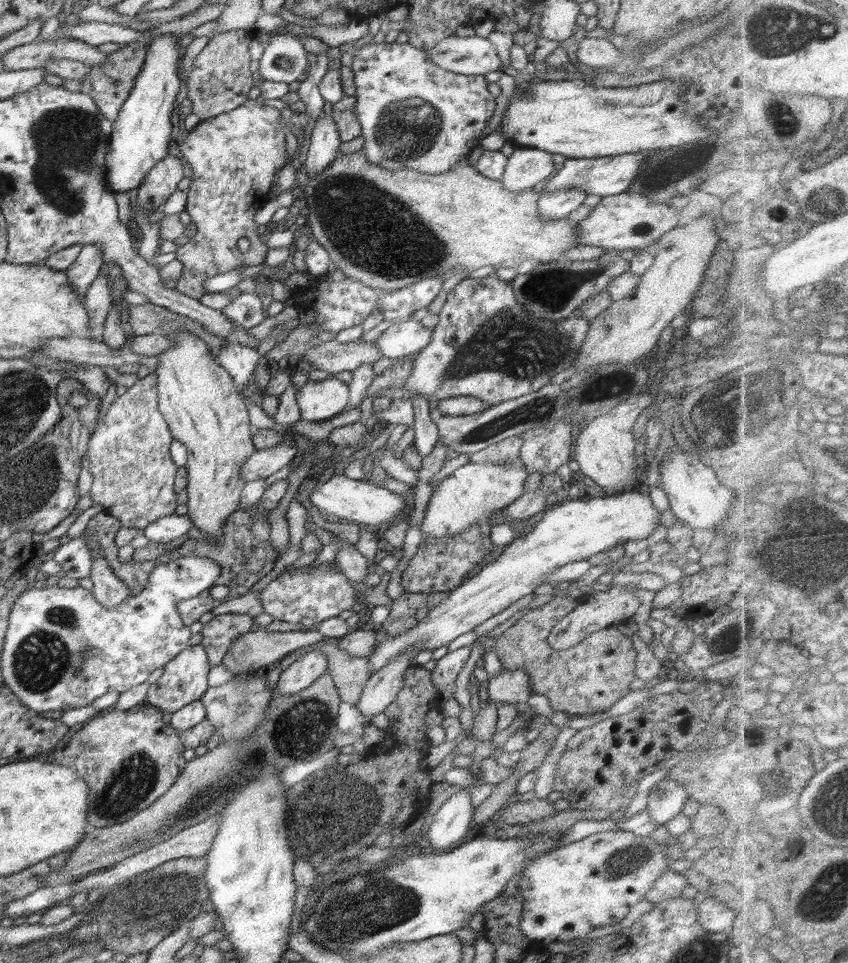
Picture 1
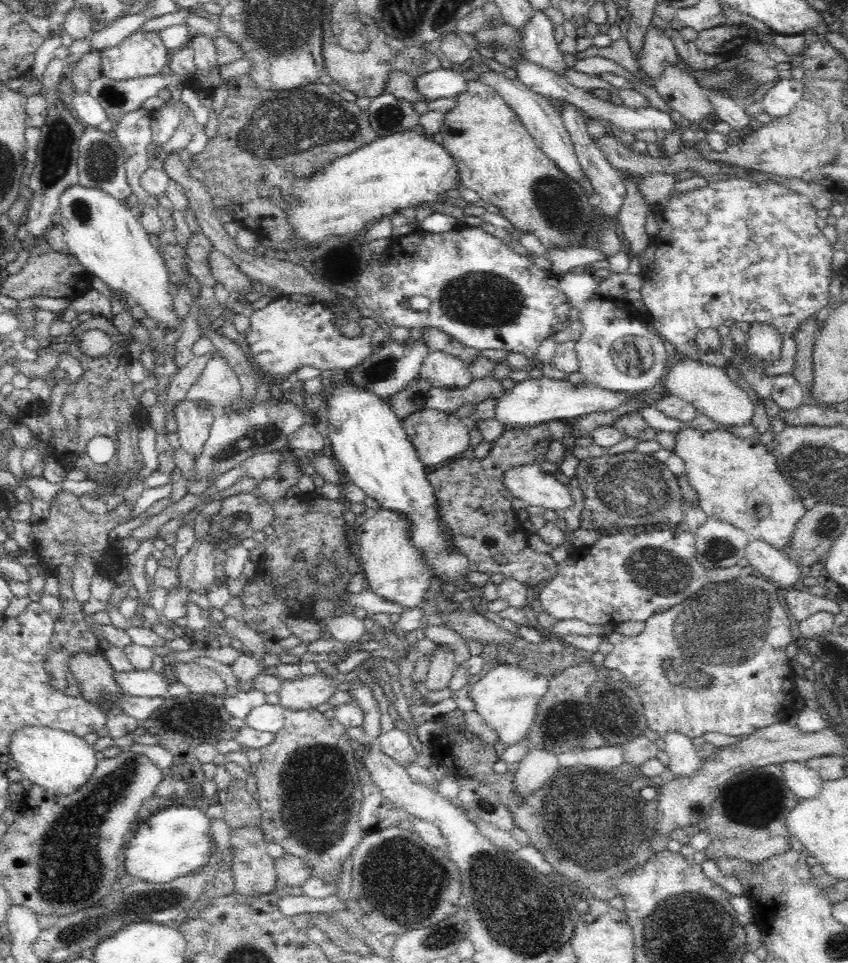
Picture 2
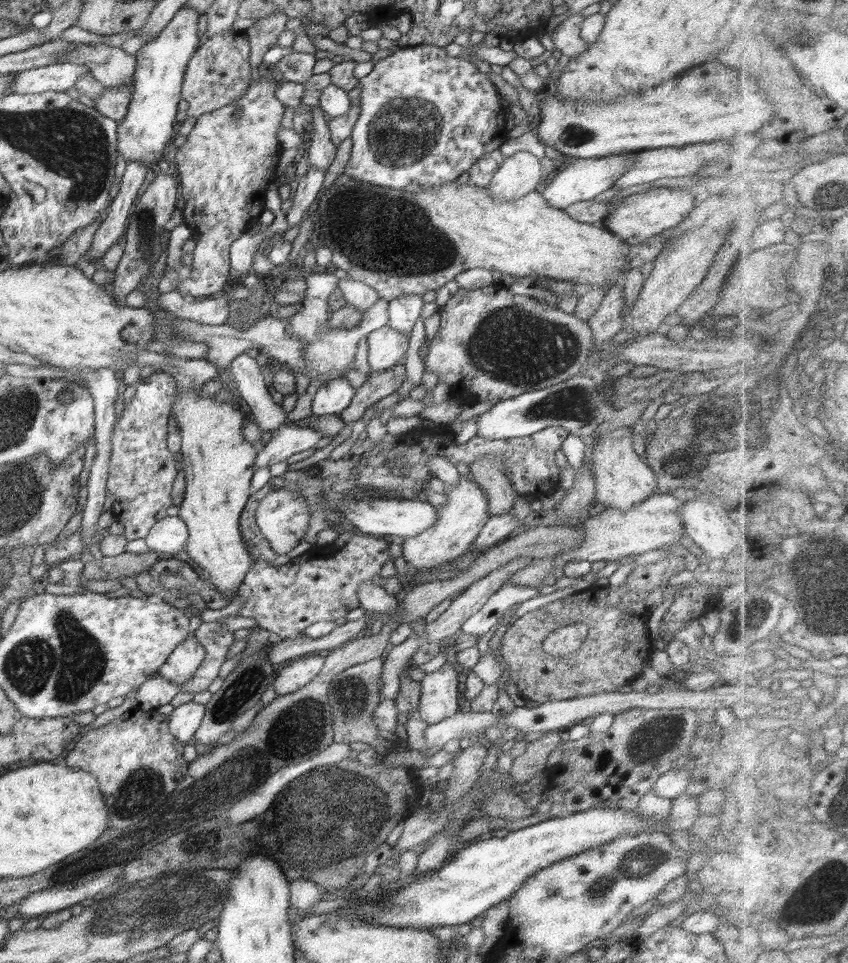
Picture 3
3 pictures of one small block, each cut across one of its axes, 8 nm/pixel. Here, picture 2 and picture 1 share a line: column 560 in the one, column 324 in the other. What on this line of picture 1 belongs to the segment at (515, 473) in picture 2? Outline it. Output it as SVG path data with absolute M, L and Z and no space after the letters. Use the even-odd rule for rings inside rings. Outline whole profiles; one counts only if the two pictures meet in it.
M349 473L333 475L322 486L316 490L313 489L309 498L310 502L316 505L324 515L332 519L352 522L362 529L374 532L392 524L407 508L403 495L394 494L394 492L390 492L390 490L386 490L386 488L366 480L366 478L353 480Z

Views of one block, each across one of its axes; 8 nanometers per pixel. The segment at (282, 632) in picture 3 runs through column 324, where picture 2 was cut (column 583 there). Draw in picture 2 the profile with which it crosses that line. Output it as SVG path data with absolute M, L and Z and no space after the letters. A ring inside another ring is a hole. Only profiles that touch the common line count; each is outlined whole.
M652 530L640 534L608 534L601 532L590 546L574 548L569 557L559 563L554 578L545 582L537 594L543 611L556 620L580 619L594 625L618 625L627 620L647 621L652 614L680 604L707 583L707 568L698 561L696 535L692 531Z

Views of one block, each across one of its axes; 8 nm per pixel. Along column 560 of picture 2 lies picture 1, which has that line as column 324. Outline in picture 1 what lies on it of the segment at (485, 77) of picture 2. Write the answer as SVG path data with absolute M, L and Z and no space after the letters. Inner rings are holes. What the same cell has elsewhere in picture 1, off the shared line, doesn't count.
M330 108L325 111L325 116L317 121L310 138L305 170L306 174L314 176L329 167L340 155L339 148L342 141L339 139L336 123L330 113Z

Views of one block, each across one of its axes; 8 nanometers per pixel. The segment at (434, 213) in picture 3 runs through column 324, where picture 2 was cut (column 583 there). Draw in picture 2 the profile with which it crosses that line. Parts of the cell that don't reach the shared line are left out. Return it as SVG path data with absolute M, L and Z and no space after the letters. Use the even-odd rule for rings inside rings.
M470 80L468 88L456 96L456 106L446 112L443 125L434 139L440 141L456 161L459 184L478 192L480 199L498 208L500 215L508 219L513 227L536 236L546 251L575 248L586 244L585 240L594 228L594 211L598 208L588 202L589 197L582 187L576 181L572 181L570 176L566 175L536 144L520 117L494 87Z

